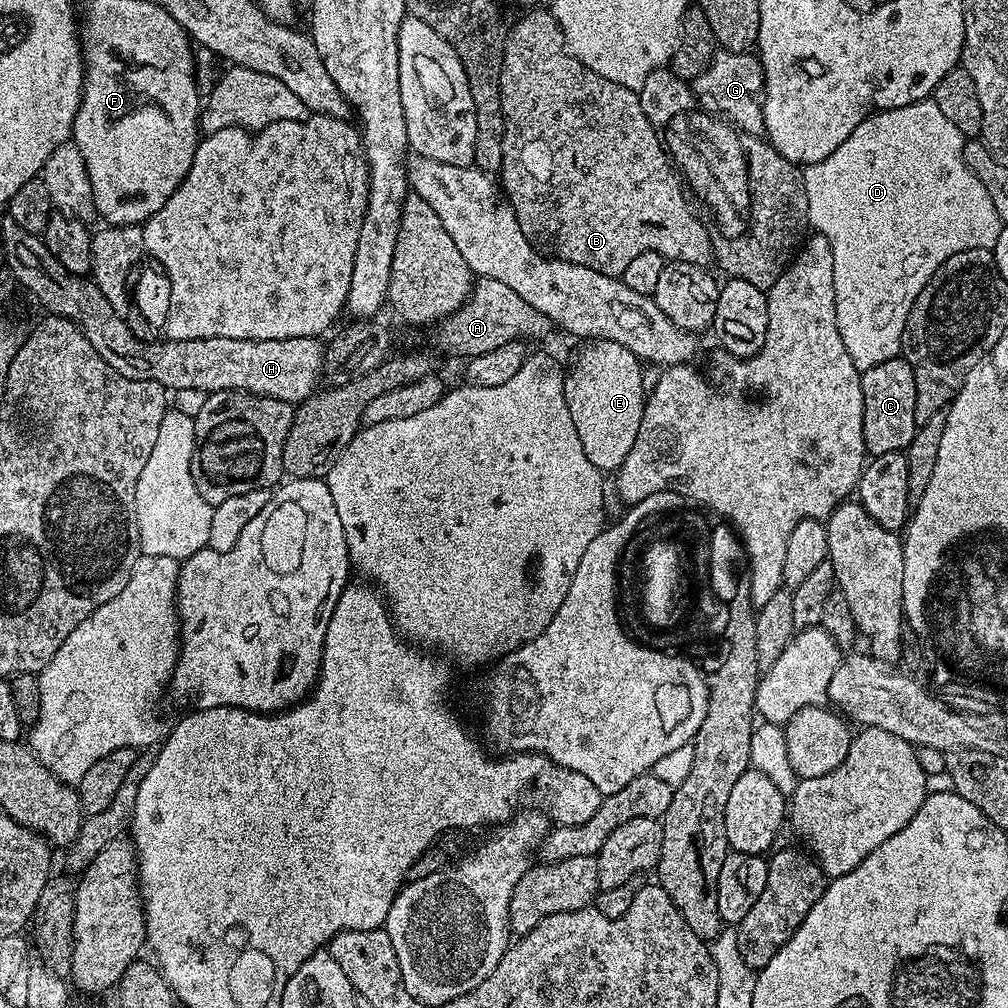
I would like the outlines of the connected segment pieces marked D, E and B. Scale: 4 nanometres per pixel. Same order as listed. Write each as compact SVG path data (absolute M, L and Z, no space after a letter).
M932 98L919 100L910 106L897 108L881 108L867 116L863 122L830 154L830 158L822 158L822 162L809 164L803 169L806 186L806 202L808 203L808 223L819 235L830 242L830 250L834 254L834 310L838 322L838 334L842 334L842 342L846 345L846 354L850 354L850 362L860 373L870 370L870 366L878 366L878 362L895 360L900 356L900 339L906 326L906 318L922 290L930 282L930 278L946 262L946 258L954 258L954 254L962 254L962 250L974 250L972 246L972 184L976 175L970 171L964 161L966 137L959 132L938 110Z
M590 340L583 347L572 369L569 367L564 377L566 406L570 410L570 418L574 418L574 430L578 430L586 458L590 458L590 462L594 462L594 466L598 466L601 472L612 474L619 470L622 462L626 462L626 454L630 454L630 446L634 446L634 438L638 438L638 426L642 422L646 399L642 388L642 361L630 354L626 346L618 346L618 342Z
M551 11L528 12L507 29L500 97L504 137L498 180L518 218L518 226L522 226L522 234L537 253L590 266L598 274L617 278L623 277L626 266L643 252L657 252L665 261L681 260L701 266L713 259L708 227L692 213L685 185L670 163L660 134L642 114L639 95L582 66L568 51L564 31Z

